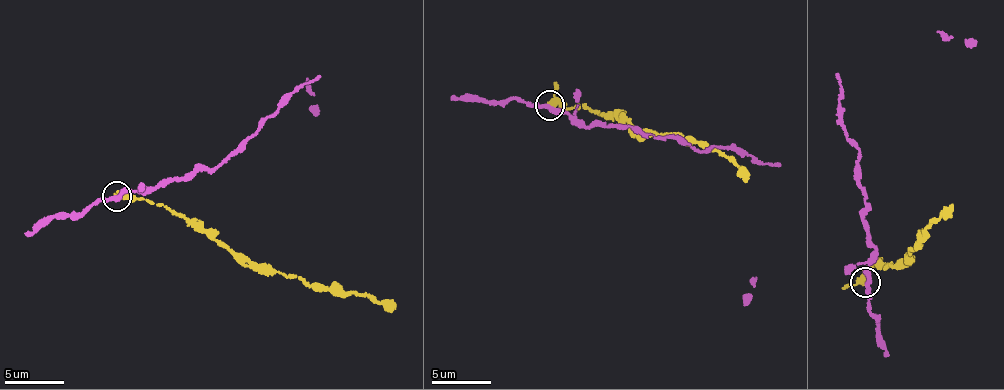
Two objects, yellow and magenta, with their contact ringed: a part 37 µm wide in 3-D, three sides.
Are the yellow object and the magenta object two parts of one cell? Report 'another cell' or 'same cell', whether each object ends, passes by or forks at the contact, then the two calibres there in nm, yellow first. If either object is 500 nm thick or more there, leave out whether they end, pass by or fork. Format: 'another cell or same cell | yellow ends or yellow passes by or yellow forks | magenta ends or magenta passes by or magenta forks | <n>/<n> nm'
another cell | yellow passes by | magenta passes by | 360/360 nm

